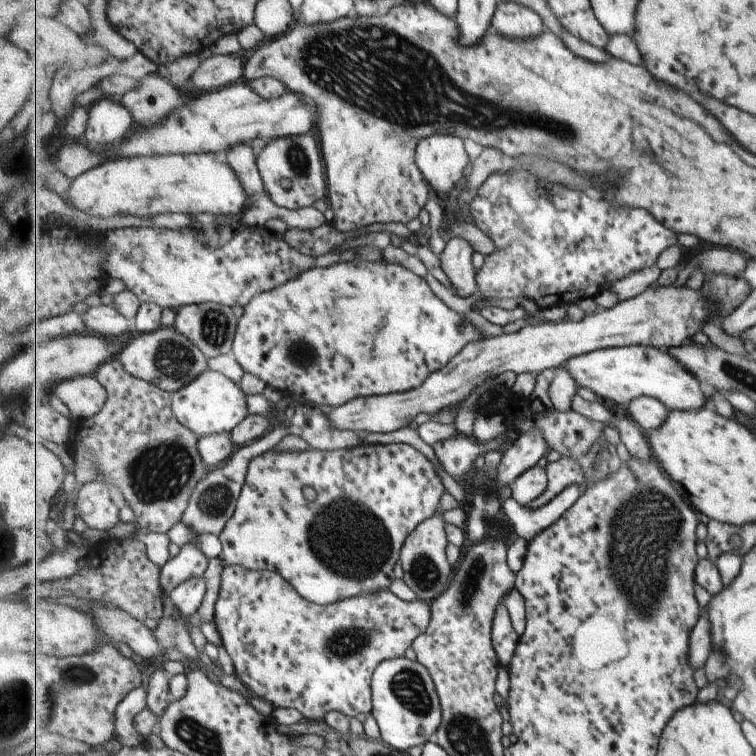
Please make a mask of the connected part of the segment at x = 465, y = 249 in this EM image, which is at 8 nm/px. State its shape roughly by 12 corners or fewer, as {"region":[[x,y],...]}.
{"region":[[463,238],[446,240],[442,268],[461,297],[479,287],[474,247]]}

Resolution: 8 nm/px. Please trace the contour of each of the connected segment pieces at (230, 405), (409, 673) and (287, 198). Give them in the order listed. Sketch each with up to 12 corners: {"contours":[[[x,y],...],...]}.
{"contours":[[[207,370],[172,394],[180,424],[199,438],[231,433],[248,396]],[[398,657],[374,673],[371,716],[406,753],[439,732],[429,670]],[[316,133],[267,142],[256,162],[274,204],[329,192]]]}

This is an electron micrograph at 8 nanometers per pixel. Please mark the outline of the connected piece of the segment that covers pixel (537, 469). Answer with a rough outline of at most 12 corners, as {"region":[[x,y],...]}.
{"region":[[538,464],[511,487],[529,507],[548,491],[548,473]]}

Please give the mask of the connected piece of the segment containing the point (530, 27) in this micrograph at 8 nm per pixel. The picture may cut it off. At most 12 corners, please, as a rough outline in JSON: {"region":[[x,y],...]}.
{"region":[[499,2],[492,29],[511,40],[541,37],[539,13]]}

